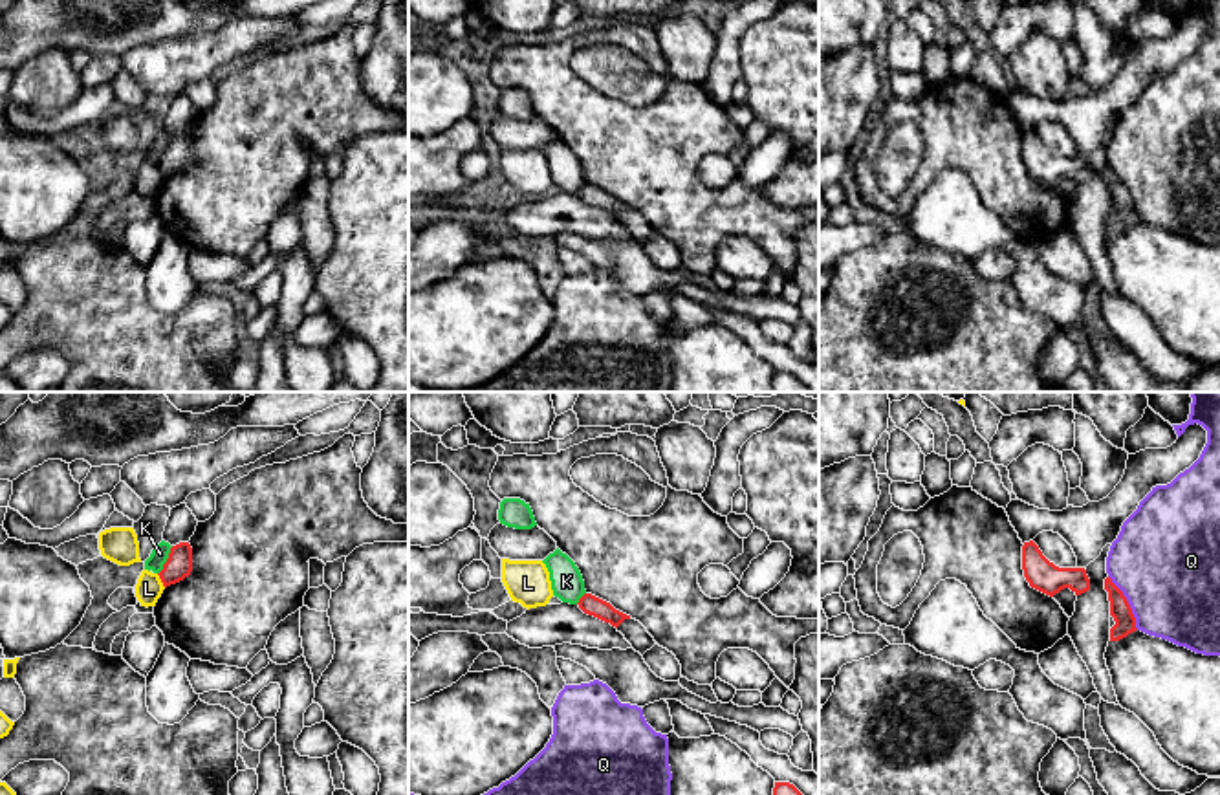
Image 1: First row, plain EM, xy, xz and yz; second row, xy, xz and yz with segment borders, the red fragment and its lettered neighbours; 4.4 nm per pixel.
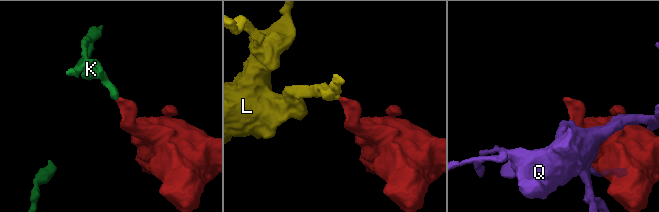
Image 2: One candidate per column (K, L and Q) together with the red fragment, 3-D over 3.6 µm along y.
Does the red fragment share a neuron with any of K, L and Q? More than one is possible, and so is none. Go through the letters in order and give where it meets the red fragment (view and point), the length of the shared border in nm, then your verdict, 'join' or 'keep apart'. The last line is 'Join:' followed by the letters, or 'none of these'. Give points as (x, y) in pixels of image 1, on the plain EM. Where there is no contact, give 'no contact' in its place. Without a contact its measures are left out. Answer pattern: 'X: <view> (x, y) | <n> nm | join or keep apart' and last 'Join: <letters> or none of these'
K: xy (167, 151) | 140 nm | keep apart
L: xy (162, 171) | 80 nm | keep apart
Q: yz (1127, 193) | 280 nm | keep apart
Join: none of these

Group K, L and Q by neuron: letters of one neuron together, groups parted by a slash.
K / L / Q

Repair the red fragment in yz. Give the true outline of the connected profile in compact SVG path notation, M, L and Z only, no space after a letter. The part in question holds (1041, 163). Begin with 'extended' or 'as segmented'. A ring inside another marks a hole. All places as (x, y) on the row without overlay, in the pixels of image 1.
as segmented | M1033 130L1022 136L1022 159L1029 176L1050 187L1064 178L1070 178L1075 185L1090 180L1090 169L1084 158L1055 156Z

